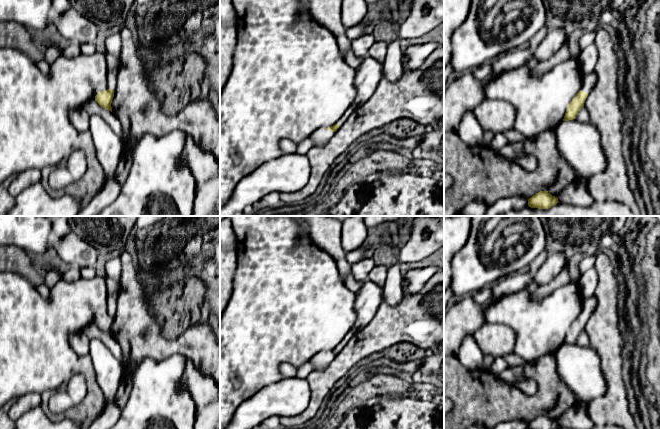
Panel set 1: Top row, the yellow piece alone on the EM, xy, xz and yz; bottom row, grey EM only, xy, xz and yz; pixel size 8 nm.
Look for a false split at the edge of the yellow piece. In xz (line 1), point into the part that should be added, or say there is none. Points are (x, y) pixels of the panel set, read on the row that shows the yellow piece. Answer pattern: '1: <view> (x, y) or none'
1: xz (319, 137)

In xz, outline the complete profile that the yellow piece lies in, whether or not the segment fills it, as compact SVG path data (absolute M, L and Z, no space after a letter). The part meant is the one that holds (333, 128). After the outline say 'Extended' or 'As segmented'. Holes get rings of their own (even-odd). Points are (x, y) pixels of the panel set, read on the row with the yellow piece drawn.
M335 124L328 128L319 128L314 131L310 138L312 139L314 146L321 147L327 143L327 141L334 135L339 128L339 124Z. Extended

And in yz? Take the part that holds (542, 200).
M540 191L528 199L528 206L538 209L549 209L558 203L558 198L548 191Z. As segmented

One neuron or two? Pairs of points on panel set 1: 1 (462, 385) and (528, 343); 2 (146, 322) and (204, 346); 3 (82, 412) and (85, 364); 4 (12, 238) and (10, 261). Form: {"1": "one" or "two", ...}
{"1": "two", "2": "one", "3": "one", "4": "two"}

